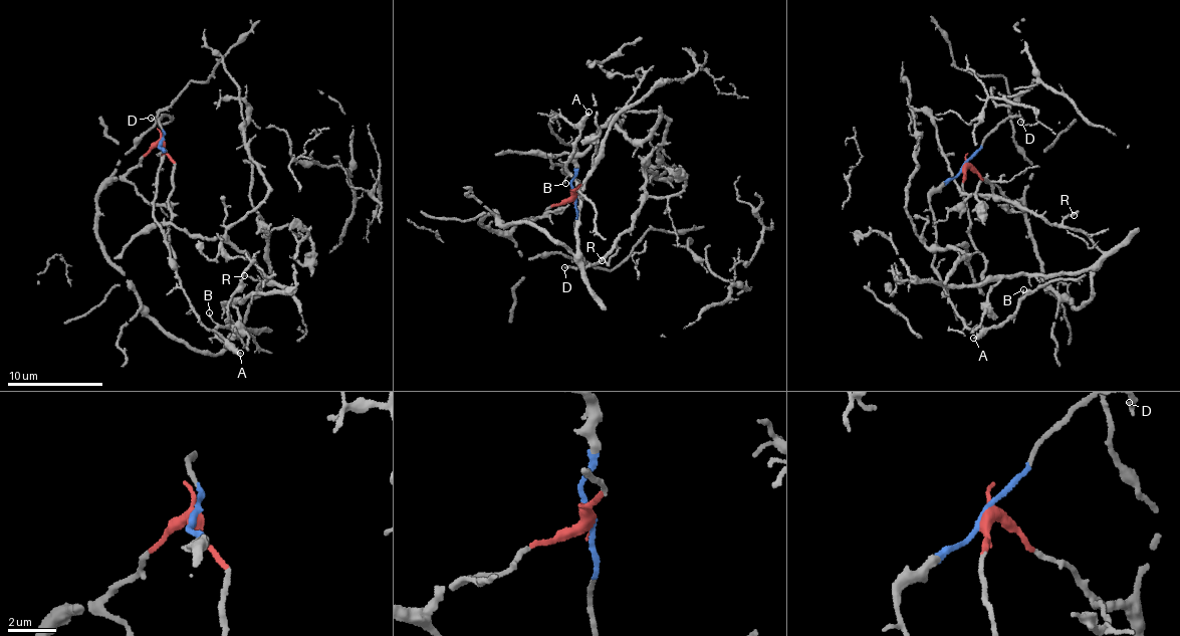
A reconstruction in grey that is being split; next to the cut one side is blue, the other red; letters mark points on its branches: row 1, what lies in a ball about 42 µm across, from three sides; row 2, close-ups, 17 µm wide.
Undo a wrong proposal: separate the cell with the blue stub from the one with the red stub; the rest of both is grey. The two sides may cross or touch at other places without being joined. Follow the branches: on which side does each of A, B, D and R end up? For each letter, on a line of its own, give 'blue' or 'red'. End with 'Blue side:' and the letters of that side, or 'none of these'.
A: blue
B: blue
D: blue
R: red
Blue side: A, B, D

